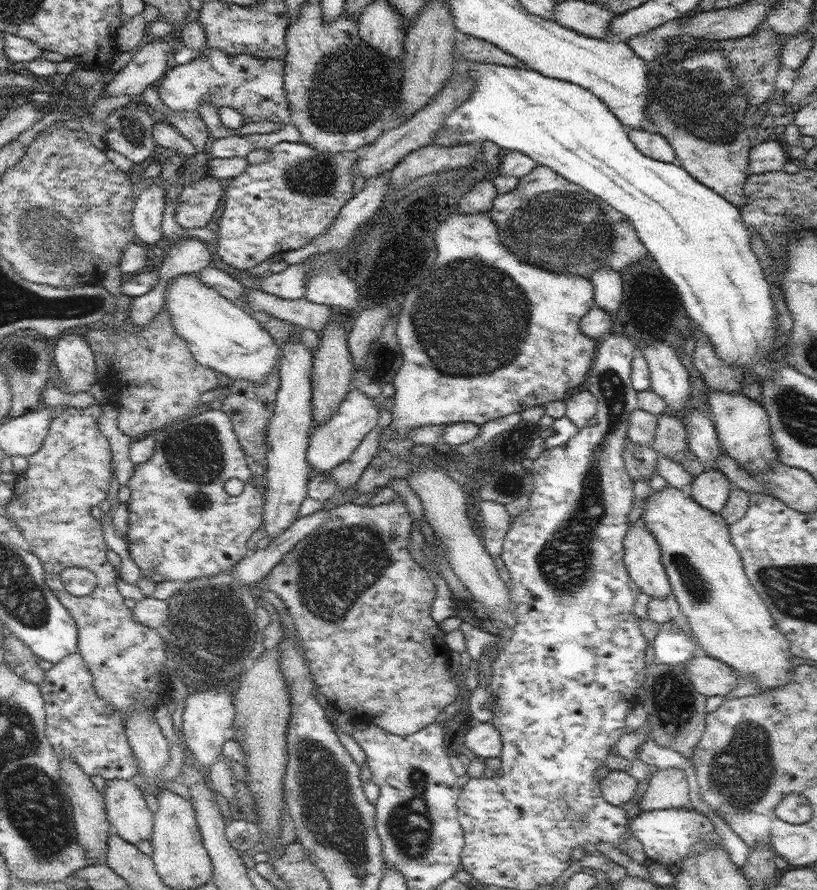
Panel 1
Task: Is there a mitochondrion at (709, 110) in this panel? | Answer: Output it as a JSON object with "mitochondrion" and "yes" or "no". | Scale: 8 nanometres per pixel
{"mitochondrion":"yes"}

